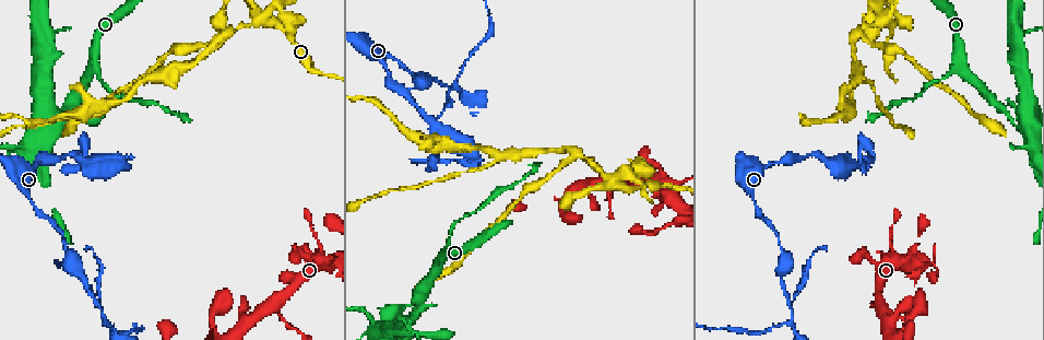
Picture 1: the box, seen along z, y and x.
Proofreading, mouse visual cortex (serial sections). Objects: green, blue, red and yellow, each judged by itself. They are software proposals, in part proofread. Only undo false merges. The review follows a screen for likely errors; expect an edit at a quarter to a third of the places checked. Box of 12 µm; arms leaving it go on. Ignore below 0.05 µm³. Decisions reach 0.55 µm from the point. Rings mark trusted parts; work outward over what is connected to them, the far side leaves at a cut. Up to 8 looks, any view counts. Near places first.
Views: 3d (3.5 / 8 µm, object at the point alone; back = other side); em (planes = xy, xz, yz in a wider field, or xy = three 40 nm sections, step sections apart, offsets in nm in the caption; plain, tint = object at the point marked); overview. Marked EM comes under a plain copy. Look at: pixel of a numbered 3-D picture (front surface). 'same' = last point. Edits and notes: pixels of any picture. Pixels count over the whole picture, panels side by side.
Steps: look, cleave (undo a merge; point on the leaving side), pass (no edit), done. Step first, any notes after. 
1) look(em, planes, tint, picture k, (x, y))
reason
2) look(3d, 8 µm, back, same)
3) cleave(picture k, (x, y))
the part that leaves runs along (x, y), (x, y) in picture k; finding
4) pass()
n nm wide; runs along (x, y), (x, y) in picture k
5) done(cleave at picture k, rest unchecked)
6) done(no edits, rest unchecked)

look(3d, 3.5 µm, picture 1, (263, 18))
four-way junction

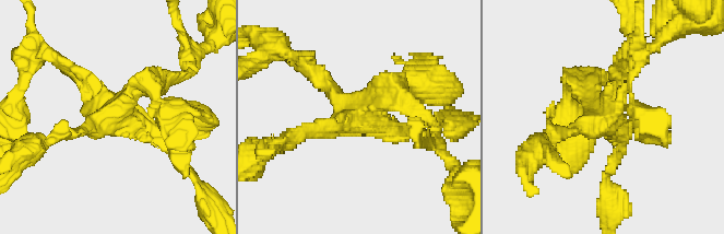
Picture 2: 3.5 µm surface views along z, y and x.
look(em, xy, step 5, tint, picture 2, (606, 118))
4 arms; arms of 200, 200, 250, 300 nm

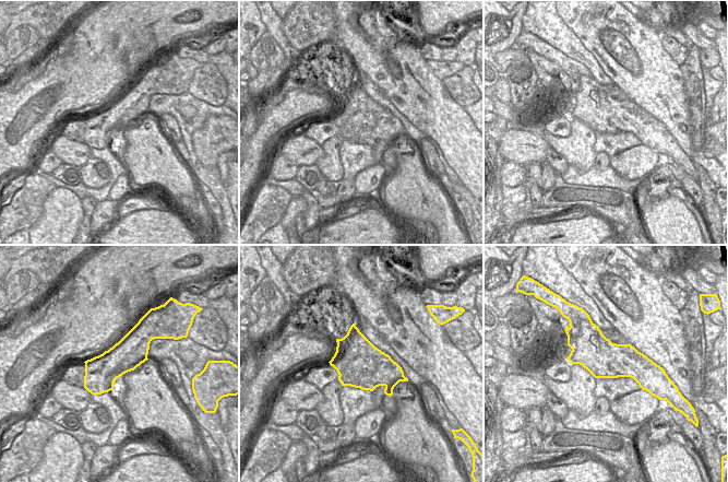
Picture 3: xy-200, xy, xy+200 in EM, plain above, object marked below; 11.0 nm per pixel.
cleave(picture 2, (571, 115))
the part that leaves runs along (603, 121), (549, 135), (538, 148) in picture 2; a second cell is stuck on

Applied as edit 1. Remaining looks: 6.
look(3d, 8 µm, picture 1, (103, 319))
three-way junction

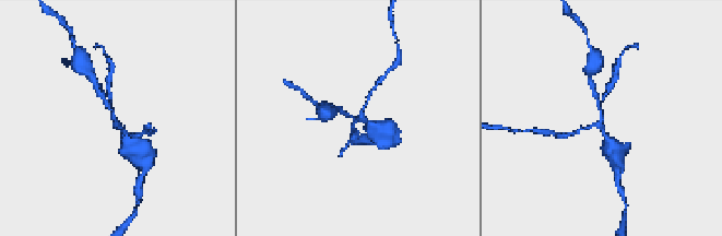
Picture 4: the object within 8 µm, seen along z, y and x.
look(em, planes, tint, picture 4, (117, 118))
3 arms; arms of 100, 100, 200 nm; shape alone is not enough

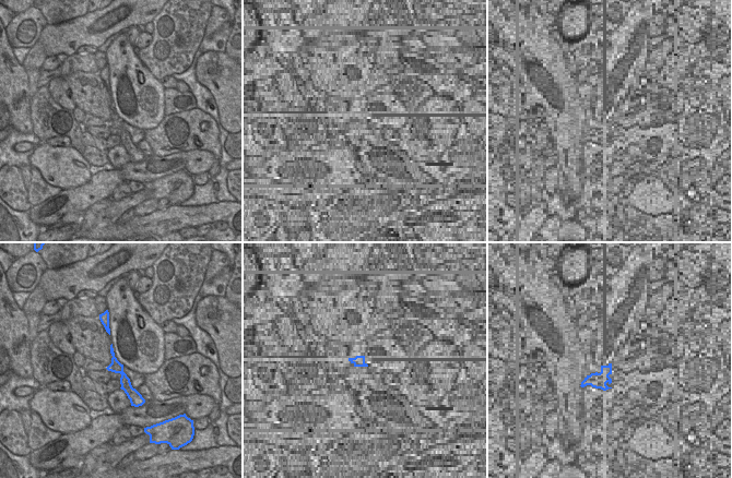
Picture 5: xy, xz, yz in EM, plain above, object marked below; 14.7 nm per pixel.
cleave(picture 4, (118, 126))
a second cell is stuck on

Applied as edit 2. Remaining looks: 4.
look(overview)

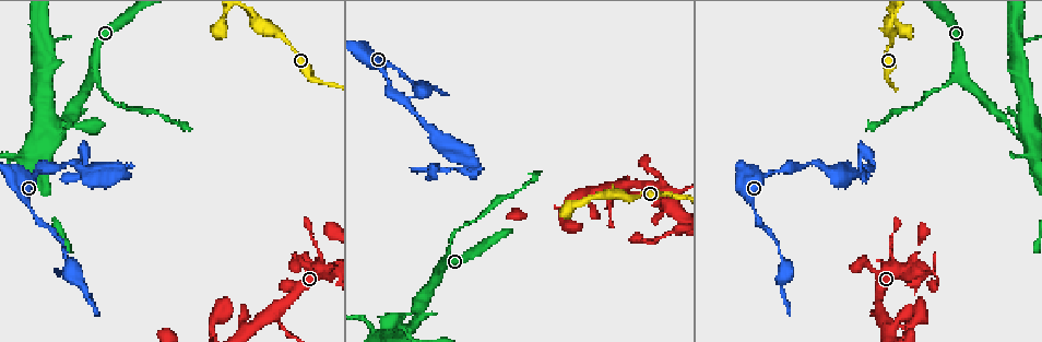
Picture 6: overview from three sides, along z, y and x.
look(3d, 3.5 µm, picture 6, (935, 275))
narrows sharply

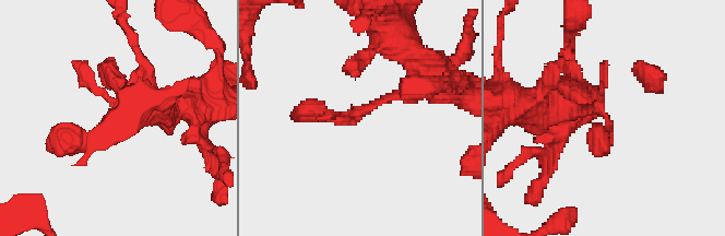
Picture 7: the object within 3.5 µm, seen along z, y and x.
pass()
runs along (419, 74), (356, 121), (299, 116) in picture 7; continuous, no second cell

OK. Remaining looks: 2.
look(3d, 8 µm, picture 6, (62, 134))
thick turns thin

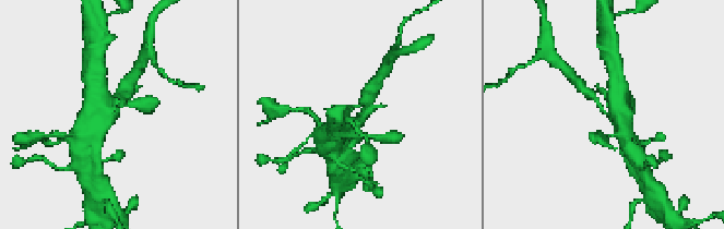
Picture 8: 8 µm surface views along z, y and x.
look(3d, 3.5 µm, back, picture 8, (606, 114))
closer look

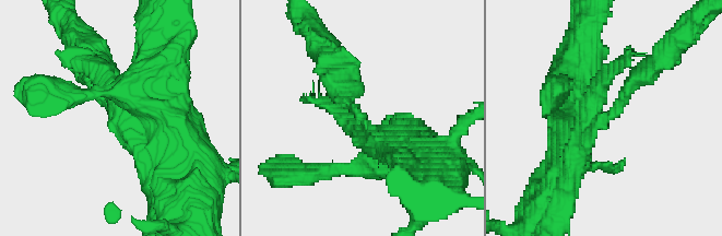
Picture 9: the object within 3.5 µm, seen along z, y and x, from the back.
cleave(picture 9, (190, 190))
two cells meet here

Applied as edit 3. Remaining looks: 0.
done(cleave at picture 2, cleave at picture 4, cleave at picture 9, rest unchecked)

